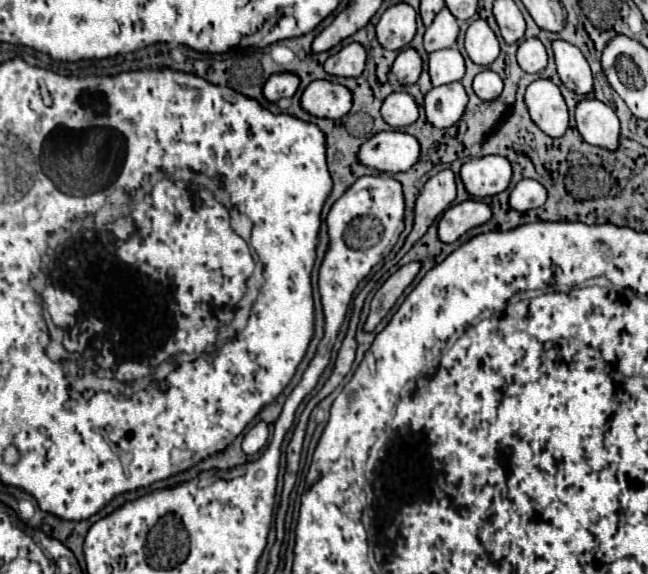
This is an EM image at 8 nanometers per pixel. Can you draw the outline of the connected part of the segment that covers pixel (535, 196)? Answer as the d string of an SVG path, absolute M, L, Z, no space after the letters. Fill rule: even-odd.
M522 179L510 193L510 207L516 211L528 211L542 207L548 199L548 193L542 183L534 179Z

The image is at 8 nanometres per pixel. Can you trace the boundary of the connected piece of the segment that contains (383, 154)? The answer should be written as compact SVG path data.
M404 131L376 133L360 147L358 153L358 159L364 165L386 173L408 171L418 163L418 157L420 157L418 139Z

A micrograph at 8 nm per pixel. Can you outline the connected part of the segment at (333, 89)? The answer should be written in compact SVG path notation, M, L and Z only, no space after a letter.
M312 81L302 95L302 107L316 117L340 119L350 111L350 105L352 89L330 81Z

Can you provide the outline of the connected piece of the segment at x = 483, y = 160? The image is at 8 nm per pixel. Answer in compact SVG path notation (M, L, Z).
M486 155L464 163L460 169L460 177L470 195L490 197L508 189L512 181L512 169L506 157Z

